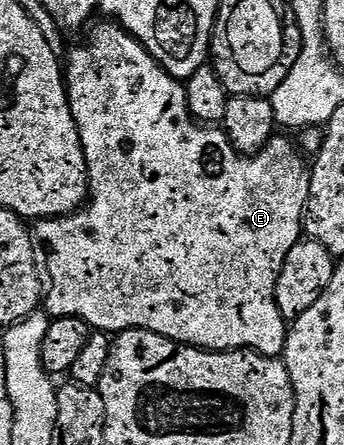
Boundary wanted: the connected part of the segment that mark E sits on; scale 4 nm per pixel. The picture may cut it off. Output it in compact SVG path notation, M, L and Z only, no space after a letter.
M115 22L100 23L104 24L98 25L89 34L85 44L78 45L69 54L68 60L66 56L68 101L74 114L74 122L78 126L78 134L82 138L90 199L86 206L73 212L71 216L44 218L34 228L35 239L48 247L46 311L49 317L69 316L85 320L89 329L105 334L119 334L132 328L141 328L177 340L180 344L189 344L191 348L202 348L210 352L247 350L260 356L283 357L289 325L278 310L276 287L280 271L286 262L286 254L290 254L290 250L302 238L304 209L308 207L312 181L309 161L293 141L292 145L286 137L280 136L284 134L273 135L261 152L237 152L224 131L216 126L205 126L190 114L187 87L173 78L125 28Z

